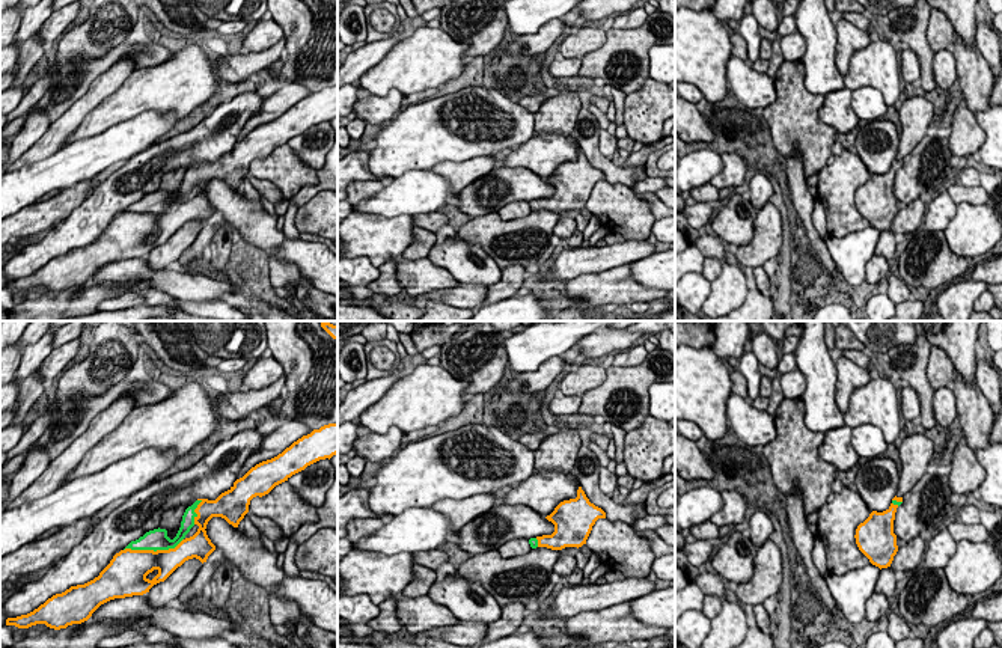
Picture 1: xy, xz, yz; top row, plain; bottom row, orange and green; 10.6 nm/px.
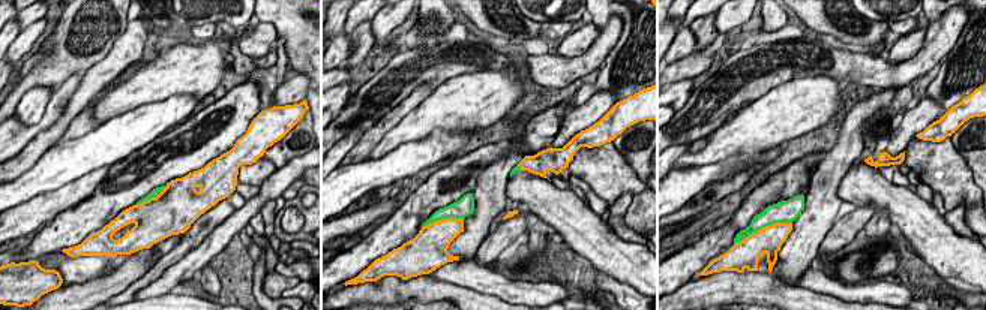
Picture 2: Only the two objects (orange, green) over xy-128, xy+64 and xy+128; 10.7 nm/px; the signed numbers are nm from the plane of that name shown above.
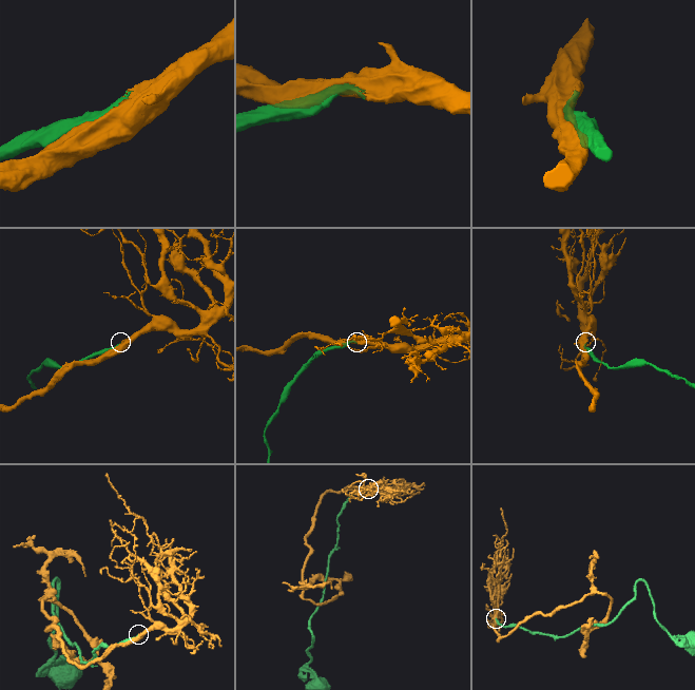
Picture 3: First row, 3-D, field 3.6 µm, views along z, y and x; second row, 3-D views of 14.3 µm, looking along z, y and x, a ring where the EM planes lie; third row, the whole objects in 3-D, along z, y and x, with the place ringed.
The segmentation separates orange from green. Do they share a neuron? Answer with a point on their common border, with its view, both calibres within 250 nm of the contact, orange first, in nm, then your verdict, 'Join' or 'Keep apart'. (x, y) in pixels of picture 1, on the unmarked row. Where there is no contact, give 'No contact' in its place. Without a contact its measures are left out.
Touches orange at xy (152, 213). Thickness 340 nm (orange) against 220 nm. Join

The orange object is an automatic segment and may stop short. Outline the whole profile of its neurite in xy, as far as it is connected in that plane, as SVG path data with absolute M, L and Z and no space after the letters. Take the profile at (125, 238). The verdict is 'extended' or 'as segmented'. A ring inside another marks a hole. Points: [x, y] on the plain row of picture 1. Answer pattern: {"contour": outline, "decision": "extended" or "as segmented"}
{"contour": "M328 86L303 98L277 119L252 130L215 163L197 161L182 178L173 202L166 191L146 194L116 215L98 240L56 256L27 277L8 280L6 288L29 291L45 286L60 292L87 283L104 265L115 261L143 258L164 244L188 222L206 225L215 208L206 197L212 179L221 179L234 190L249 175L250 163L268 157L307 128L338 116L338 86Z", "decision": "extended"}

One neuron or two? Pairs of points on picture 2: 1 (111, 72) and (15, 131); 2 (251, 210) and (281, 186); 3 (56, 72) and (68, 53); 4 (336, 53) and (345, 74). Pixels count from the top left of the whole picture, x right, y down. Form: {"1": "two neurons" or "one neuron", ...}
{"1": "two neurons", "2": "one neuron", "3": "one neuron", "4": "one neuron"}

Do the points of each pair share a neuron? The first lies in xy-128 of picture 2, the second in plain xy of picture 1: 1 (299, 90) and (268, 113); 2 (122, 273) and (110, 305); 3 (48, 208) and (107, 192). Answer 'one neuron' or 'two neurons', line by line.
1: one neuron
2: two neurons
3: two neurons

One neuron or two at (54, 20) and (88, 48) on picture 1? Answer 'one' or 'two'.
two

